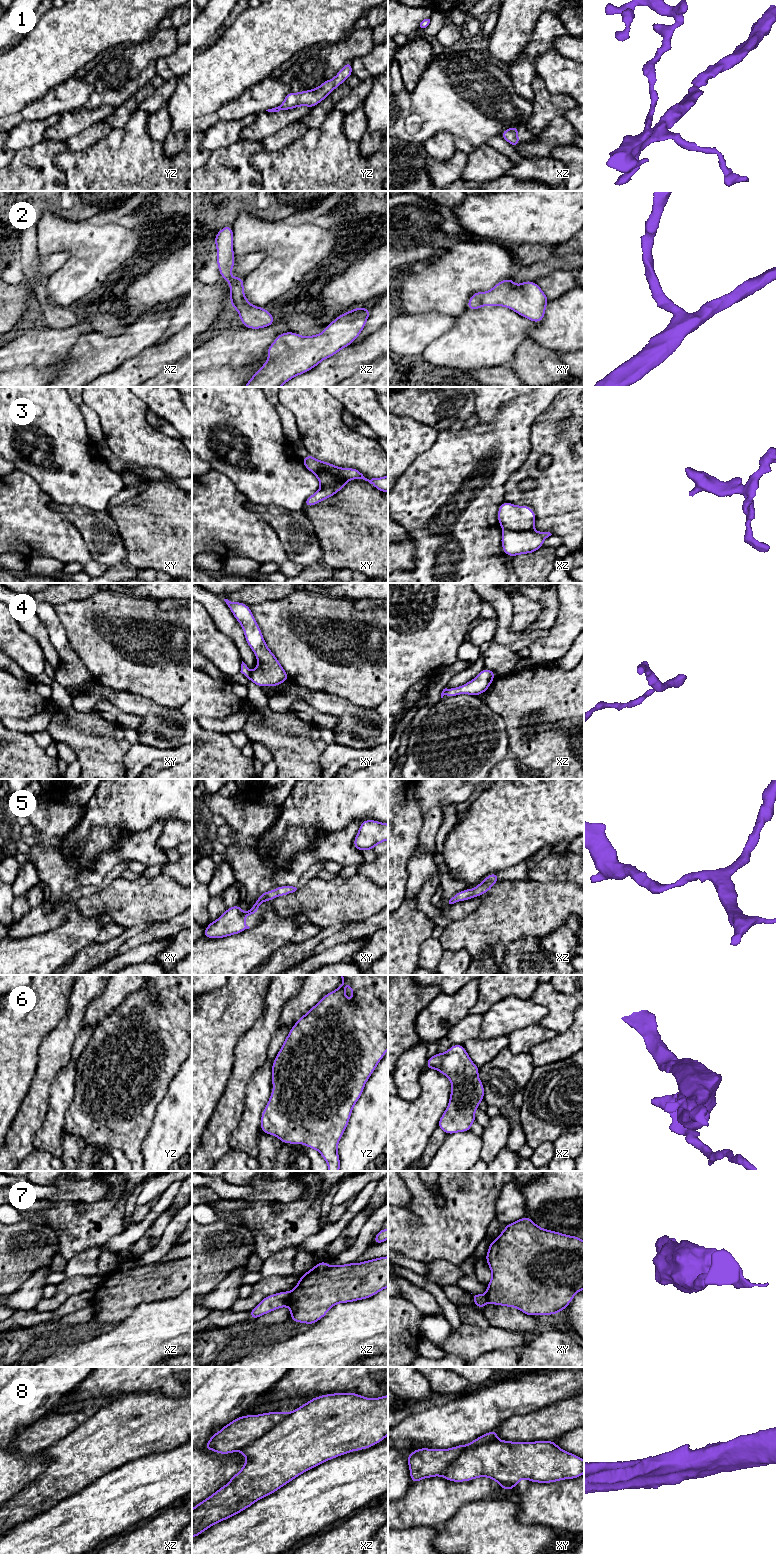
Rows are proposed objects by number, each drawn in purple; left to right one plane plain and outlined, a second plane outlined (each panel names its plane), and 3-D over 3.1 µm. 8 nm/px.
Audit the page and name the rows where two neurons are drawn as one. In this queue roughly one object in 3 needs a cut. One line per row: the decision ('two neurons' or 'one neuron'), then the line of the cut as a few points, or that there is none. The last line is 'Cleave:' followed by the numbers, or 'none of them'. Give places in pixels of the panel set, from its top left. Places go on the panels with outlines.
1: one neuron; cut none
2: one neuron; cut none
3: two neurons; cut xy (314, 473), (322, 468), (340, 479), (347, 480)
4: two neurons; cut xy (251, 673), (248, 678)
5: one neuron; cut none
6: one neuron; cut none
7: two neurons; cut xz (291, 1292), (287, 1305)
8: two neurons; cut xy (495, 1438), (478, 1445), (468, 1446), (440, 1475)
Cleave: 3, 4, 7, 8

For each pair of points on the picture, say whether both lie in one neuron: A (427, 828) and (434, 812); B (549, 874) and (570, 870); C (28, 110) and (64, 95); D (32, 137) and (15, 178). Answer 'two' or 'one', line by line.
A: one
B: one
C: one
D: two

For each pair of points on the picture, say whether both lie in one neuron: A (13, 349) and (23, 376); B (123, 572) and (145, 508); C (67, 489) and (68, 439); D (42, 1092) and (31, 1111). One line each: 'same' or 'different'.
A: different
B: different
C: same
D: same

